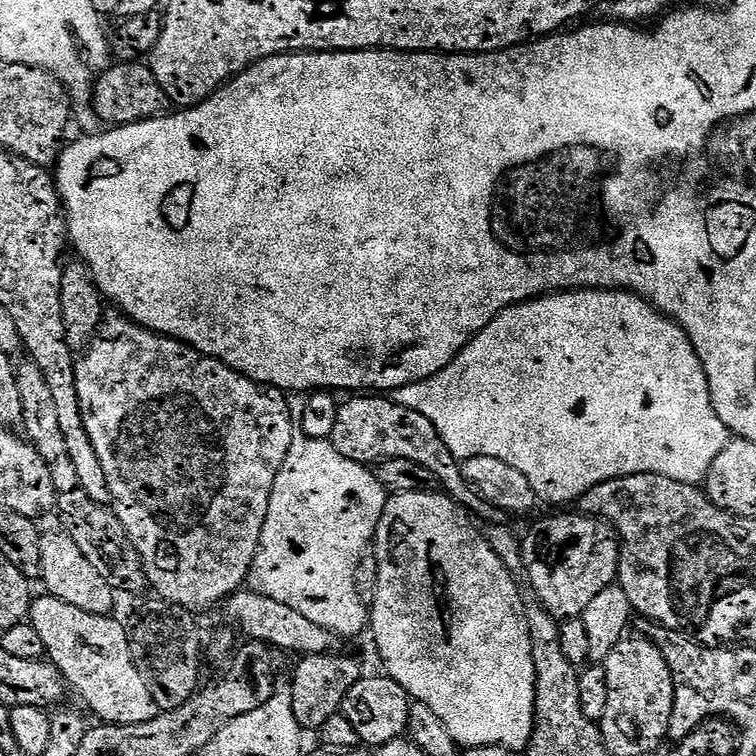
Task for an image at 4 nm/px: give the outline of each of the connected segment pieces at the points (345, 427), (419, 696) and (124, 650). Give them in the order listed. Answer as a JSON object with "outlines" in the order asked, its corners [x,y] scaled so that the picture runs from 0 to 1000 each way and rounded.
{"outlines":[[[[466,521],[462,524],[466,525],[456,534],[454,530],[446,538],[440,553],[437,581],[448,598],[467,606],[483,606],[481,603],[492,603],[491,606],[525,603],[526,606],[545,608],[563,622],[569,622],[573,627],[579,627],[581,639],[585,642],[589,652],[597,648],[598,635],[610,635],[607,623],[587,619],[587,612],[595,608],[593,593],[585,585],[585,579],[579,579],[579,569],[574,569],[574,563],[569,563],[569,557],[558,553],[558,548],[553,548],[548,542],[524,533],[522,528],[513,525],[512,529],[508,525],[512,522],[508,521]]],[[[557,648],[553,651],[530,651],[525,649],[508,667],[508,673],[503,677],[503,689],[497,693],[497,779],[492,783],[492,794],[489,792],[489,808],[487,812],[487,825],[489,827],[489,836],[492,831],[492,847],[497,851],[497,857],[503,861],[503,873],[508,877],[507,888],[511,893],[520,898],[521,902],[528,905],[534,910],[536,917],[546,927],[553,930],[561,930],[579,947],[579,955],[583,960],[593,968],[593,974],[602,980],[604,985],[611,987],[615,984],[619,989],[636,989],[636,992],[644,992],[652,987],[663,991],[671,992],[673,989],[677,995],[692,996],[698,984],[700,975],[704,974],[704,964],[706,959],[706,943],[705,931],[709,926],[709,892],[708,884],[704,880],[704,860],[701,856],[701,843],[696,835],[694,821],[690,819],[690,804],[688,810],[688,783],[683,779],[683,767],[677,763],[677,757],[672,753],[673,747],[663,739],[663,737],[656,731],[648,721],[646,721],[642,705],[639,702],[634,704],[622,689],[618,688],[620,684],[615,681],[611,672],[597,656],[589,653],[582,648]]],[[[54,787],[41,795],[34,815],[45,833],[50,833],[62,872],[83,892],[89,909],[94,914],[97,910],[111,925],[112,934],[134,947],[138,958],[163,960],[202,951],[209,938],[172,870],[163,824],[147,820],[147,813],[115,811],[69,787]]]]}

